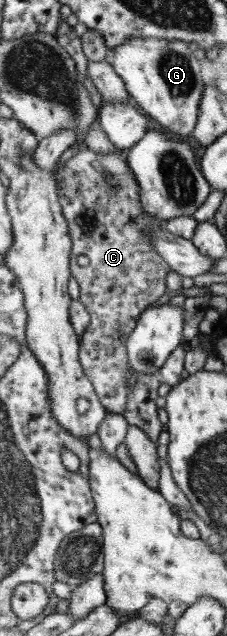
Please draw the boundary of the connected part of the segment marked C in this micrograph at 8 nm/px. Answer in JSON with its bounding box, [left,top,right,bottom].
[58,146,172,414]

